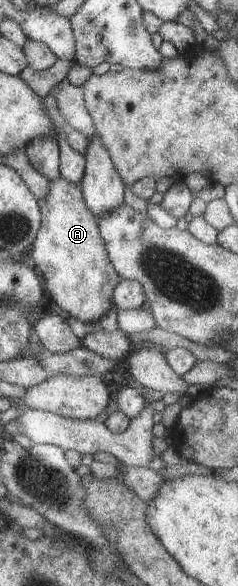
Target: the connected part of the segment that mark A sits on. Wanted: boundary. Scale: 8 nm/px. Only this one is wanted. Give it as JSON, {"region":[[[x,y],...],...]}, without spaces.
{"region":[[[42,136],[34,139],[26,146],[27,152],[36,169],[39,169],[51,181],[51,191],[45,198],[39,198],[39,204],[43,211],[43,224],[39,229],[39,235],[35,239],[29,251],[35,268],[45,279],[45,285],[53,301],[70,316],[85,322],[100,319],[106,311],[110,311],[115,301],[116,286],[123,280],[118,273],[114,262],[109,256],[107,245],[101,233],[97,215],[88,207],[83,186],[68,181],[61,174],[61,145],[54,136]]]}

